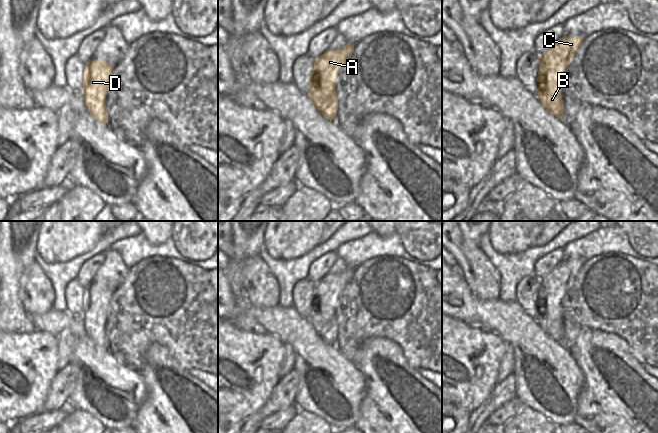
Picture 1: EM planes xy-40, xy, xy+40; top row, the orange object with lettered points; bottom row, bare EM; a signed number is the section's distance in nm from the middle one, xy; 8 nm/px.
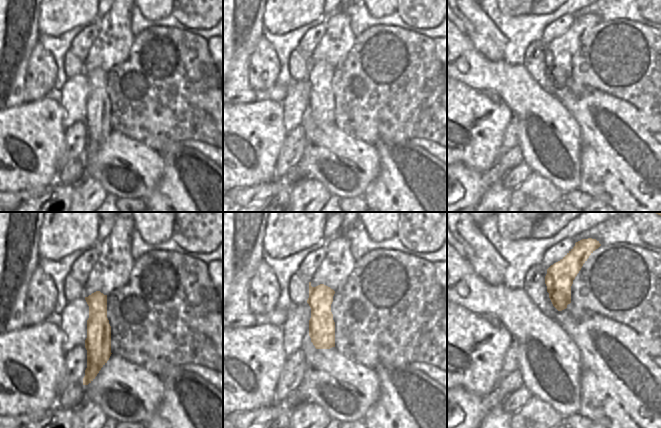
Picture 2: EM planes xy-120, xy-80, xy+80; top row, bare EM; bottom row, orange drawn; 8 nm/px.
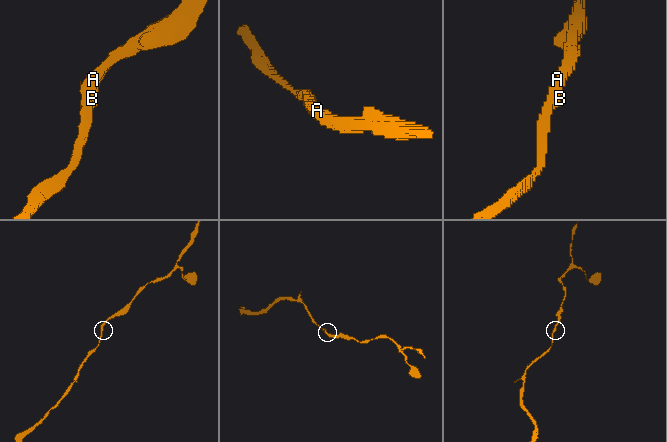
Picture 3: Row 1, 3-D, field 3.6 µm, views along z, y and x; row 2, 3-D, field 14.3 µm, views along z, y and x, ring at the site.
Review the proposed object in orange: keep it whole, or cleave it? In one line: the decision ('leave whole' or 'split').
leave whole

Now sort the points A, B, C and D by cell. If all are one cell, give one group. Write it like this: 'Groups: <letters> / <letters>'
Groups: A B C D

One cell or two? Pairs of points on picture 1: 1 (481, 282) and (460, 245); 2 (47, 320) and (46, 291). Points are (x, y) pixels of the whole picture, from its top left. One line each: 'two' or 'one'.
1: one
2: two

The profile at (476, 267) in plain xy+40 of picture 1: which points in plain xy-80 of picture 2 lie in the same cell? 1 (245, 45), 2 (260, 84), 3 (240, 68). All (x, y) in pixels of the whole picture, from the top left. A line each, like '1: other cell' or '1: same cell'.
1: other cell
2: same cell
3: other cell

